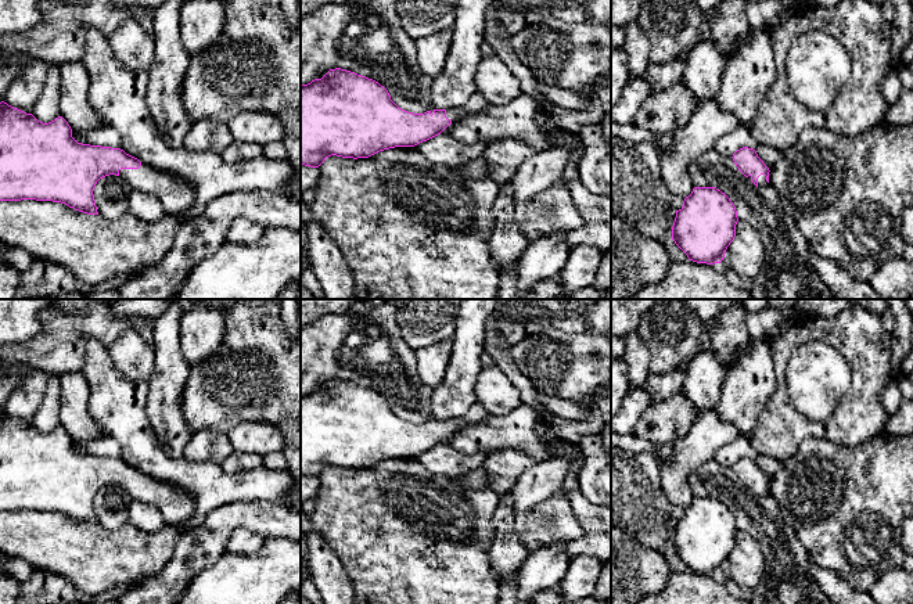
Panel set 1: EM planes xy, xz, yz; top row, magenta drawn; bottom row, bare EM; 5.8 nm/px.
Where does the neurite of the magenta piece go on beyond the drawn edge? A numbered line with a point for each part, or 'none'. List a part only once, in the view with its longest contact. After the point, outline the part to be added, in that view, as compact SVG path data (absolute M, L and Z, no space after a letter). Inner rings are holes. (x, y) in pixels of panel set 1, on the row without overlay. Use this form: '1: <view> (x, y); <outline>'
1: xy (175, 504); M147 474L139 479L121 479L119 488L132 500L154 504L163 519L175 526L183 525L194 513L193 497L186 490Z

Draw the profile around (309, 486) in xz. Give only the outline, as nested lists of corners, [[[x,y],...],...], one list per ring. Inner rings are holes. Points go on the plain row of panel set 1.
[[[301,475],[301,503],[314,499],[320,488],[319,478]]]

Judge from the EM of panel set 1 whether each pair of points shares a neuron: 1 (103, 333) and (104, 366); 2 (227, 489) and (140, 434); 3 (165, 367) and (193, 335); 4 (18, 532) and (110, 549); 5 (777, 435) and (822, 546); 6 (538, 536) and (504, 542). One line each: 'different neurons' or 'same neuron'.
1: different neurons
2: same neuron
3: different neurons
4: same neuron
5: different neurons
6: different neurons

